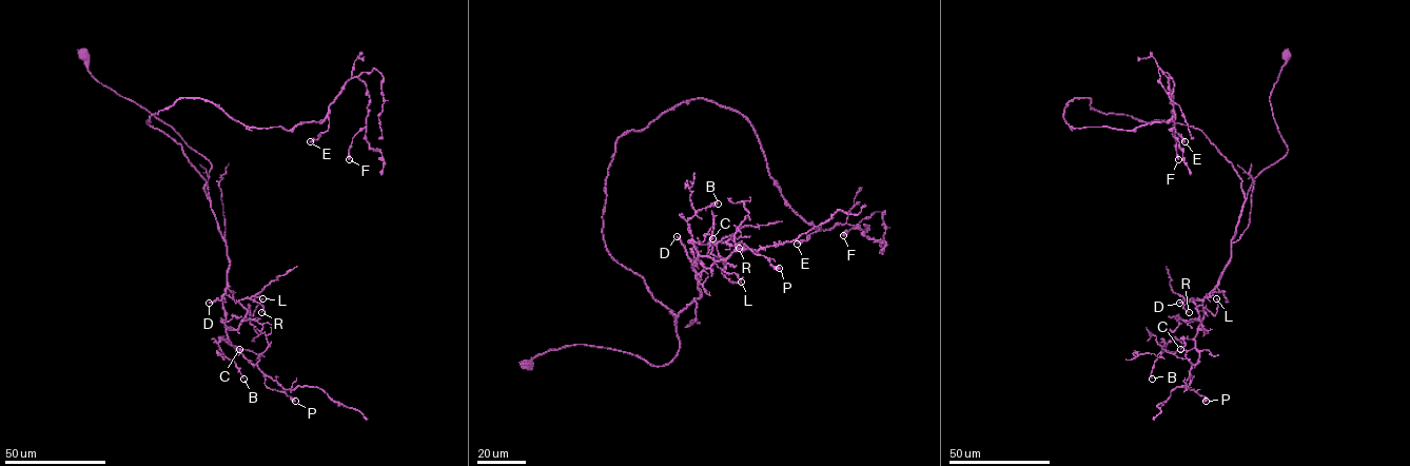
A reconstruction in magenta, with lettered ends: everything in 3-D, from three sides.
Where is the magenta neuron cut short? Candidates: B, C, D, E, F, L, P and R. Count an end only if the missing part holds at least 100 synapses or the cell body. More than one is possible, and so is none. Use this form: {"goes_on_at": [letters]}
{"goes_on_at": ["D"]}

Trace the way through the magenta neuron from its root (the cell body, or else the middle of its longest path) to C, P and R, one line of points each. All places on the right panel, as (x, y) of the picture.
C: (1287, 53), (1269, 100), (1288, 152), (1253, 180), (1230, 260), (1203, 301), (1196, 335), (1180, 349)
P: (1287, 53), (1269, 100), (1288, 152), (1253, 180), (1230, 260), (1202, 303), (1198, 361), (1185, 386), (1206, 401)
R: (1287, 53), (1269, 100), (1288, 152), (1248, 193), (1230, 260), (1202, 303), (1206, 330), (1183, 298), (1189, 312)

